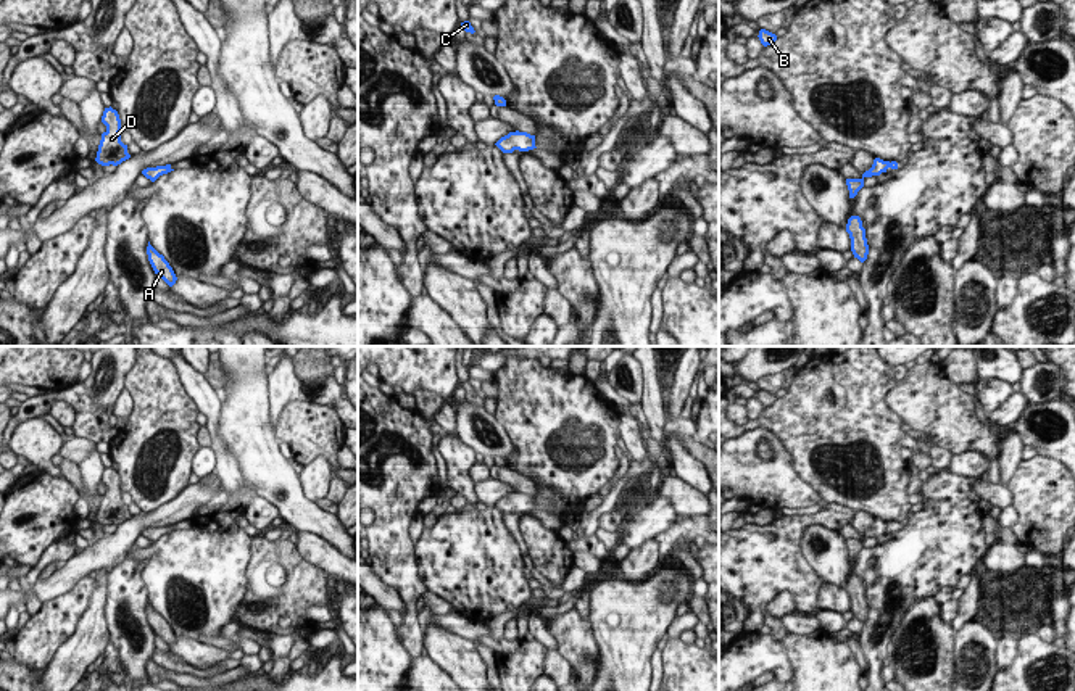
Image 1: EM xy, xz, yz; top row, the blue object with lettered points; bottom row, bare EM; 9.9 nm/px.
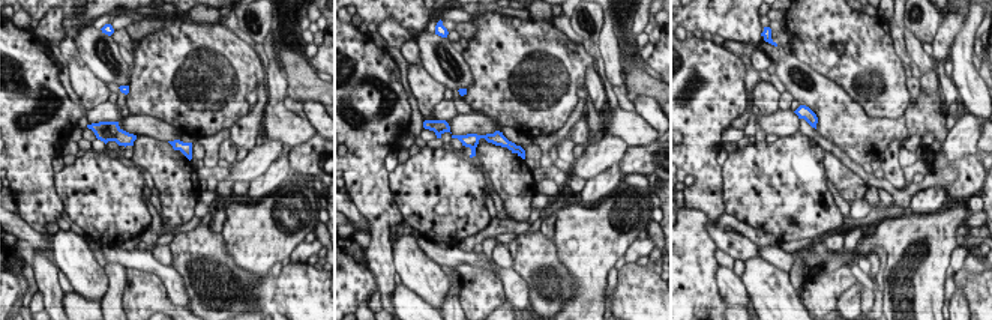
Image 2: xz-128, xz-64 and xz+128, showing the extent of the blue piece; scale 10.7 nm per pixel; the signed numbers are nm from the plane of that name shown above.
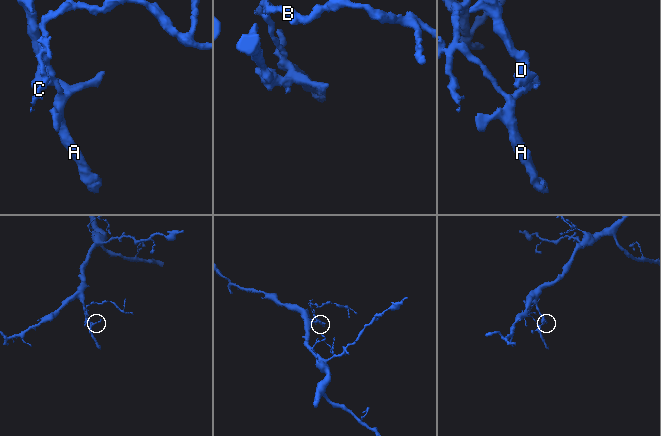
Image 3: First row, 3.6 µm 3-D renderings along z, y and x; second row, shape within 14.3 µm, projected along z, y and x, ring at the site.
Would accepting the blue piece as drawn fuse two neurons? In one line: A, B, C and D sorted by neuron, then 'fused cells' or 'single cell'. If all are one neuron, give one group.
A B C D; single cell

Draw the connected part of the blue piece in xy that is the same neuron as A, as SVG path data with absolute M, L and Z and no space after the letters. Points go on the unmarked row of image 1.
M148 602L147 607L147 615L148 615L148 622L155 631L155 635L158 635L169 648L172 648L177 641L172 628L169 627L169 623L164 620L163 615L160 615Z

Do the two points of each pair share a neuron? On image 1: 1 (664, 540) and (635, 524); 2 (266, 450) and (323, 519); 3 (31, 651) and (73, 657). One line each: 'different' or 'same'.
1: different
2: same
3: different

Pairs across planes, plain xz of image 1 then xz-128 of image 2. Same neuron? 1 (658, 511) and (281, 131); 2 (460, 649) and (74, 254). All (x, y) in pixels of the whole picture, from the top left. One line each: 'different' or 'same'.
1: different
2: same

